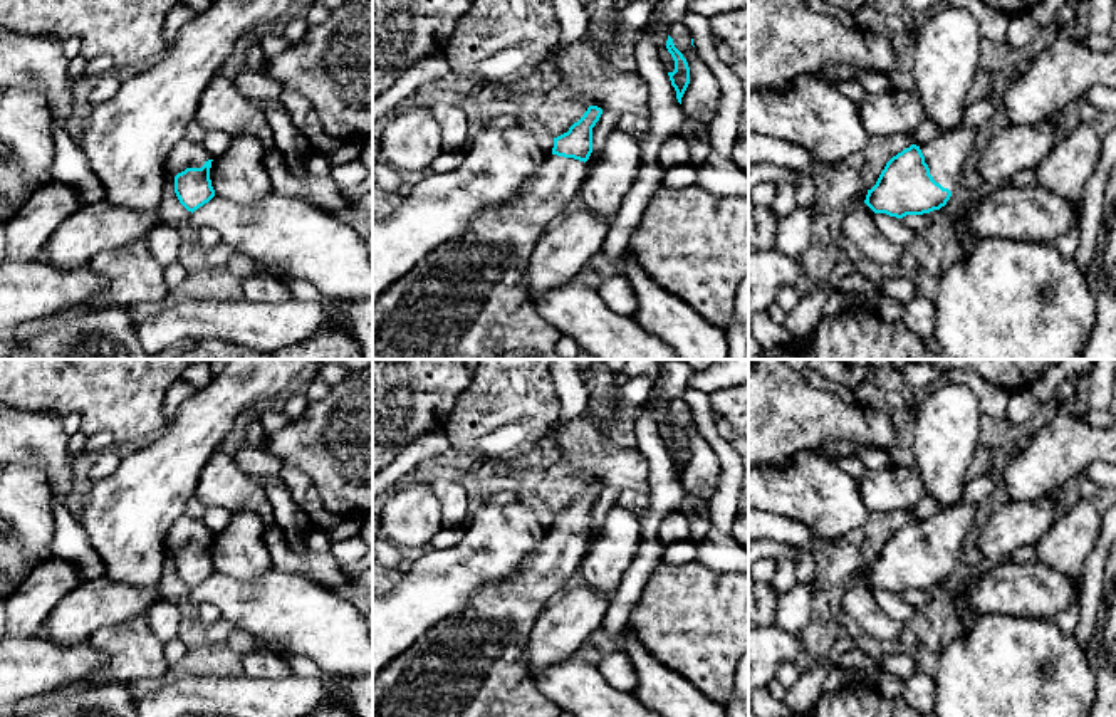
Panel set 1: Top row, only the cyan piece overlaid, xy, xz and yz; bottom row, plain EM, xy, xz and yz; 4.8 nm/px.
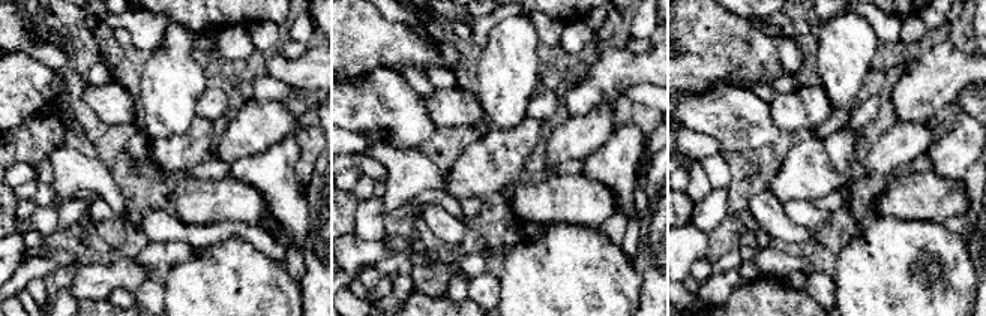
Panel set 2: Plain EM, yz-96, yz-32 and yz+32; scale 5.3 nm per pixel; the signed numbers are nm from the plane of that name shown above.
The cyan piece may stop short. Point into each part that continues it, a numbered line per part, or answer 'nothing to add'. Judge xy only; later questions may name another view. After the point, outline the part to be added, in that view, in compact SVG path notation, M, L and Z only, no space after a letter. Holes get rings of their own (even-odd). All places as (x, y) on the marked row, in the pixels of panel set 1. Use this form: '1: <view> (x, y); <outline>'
1: xy (187, 153); M183 138L164 160L164 173L175 178L186 168L201 168L208 160L213 160L203 144Z

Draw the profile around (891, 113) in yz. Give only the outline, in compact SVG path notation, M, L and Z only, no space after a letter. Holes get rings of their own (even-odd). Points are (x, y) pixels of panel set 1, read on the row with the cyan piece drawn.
M893 89L883 94L866 94L858 109L871 136L911 136L926 121L923 104L915 92Z

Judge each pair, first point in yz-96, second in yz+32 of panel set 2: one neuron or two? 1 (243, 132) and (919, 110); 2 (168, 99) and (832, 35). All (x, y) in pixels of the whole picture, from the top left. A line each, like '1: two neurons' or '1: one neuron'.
1: two neurons
2: one neuron

